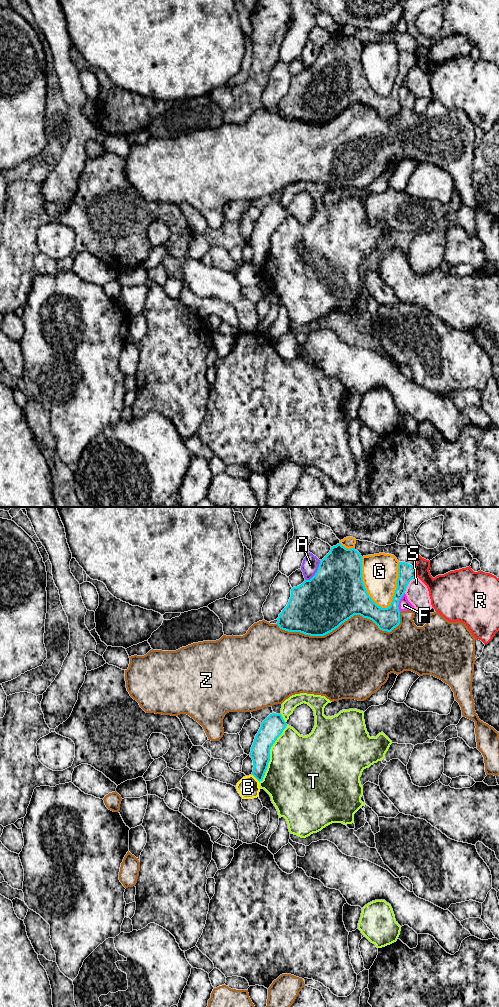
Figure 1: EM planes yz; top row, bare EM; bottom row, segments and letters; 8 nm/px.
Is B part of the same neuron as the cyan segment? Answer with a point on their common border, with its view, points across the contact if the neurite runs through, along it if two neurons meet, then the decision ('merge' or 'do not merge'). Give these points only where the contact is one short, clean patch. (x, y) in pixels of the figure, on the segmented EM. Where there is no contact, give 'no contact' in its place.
meets cyan in yz at (256, 778); border along yz (252, 774), (259, 781); do not merge

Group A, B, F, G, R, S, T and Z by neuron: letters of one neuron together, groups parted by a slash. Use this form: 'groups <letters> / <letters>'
groups A / B / F Z / G / R / S / T

